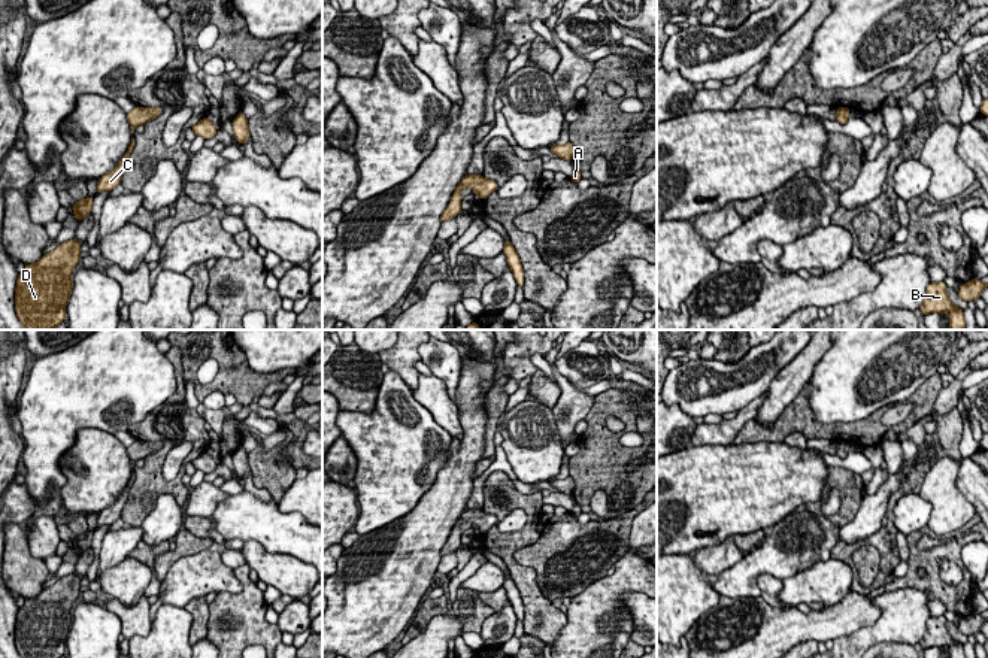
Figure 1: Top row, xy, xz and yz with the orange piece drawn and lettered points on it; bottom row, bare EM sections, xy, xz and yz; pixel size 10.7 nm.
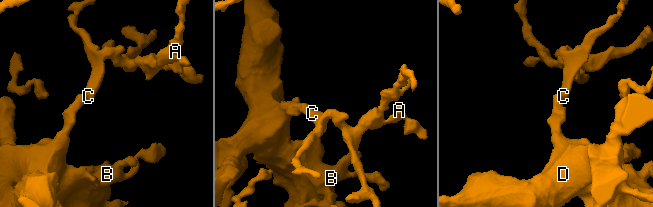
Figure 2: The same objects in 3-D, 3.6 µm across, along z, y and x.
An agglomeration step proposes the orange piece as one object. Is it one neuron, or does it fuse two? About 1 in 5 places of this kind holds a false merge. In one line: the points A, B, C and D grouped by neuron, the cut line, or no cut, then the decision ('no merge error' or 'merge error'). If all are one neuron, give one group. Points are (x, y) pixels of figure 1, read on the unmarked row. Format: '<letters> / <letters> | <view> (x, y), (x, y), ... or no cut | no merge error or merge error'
A B C D | no cut | no merge error

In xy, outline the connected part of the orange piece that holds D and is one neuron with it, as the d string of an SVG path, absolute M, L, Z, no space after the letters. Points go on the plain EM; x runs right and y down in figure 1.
M73 571L24 601L15 624L15 646L21 658L64 657L79 588L81 577Z

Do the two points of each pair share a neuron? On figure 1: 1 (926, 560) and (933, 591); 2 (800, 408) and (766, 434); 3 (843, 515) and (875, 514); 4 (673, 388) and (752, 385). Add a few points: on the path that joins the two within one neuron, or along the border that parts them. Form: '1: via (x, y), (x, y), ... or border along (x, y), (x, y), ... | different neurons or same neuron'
1: via (932, 567), (932, 584) | same neuron
2: via (791, 417), (775, 433) | same neuron
3: border along (863, 496), (857, 514), (840, 527) | different neurons
4: via (691, 391), (717, 397), (733, 390) | same neuron

